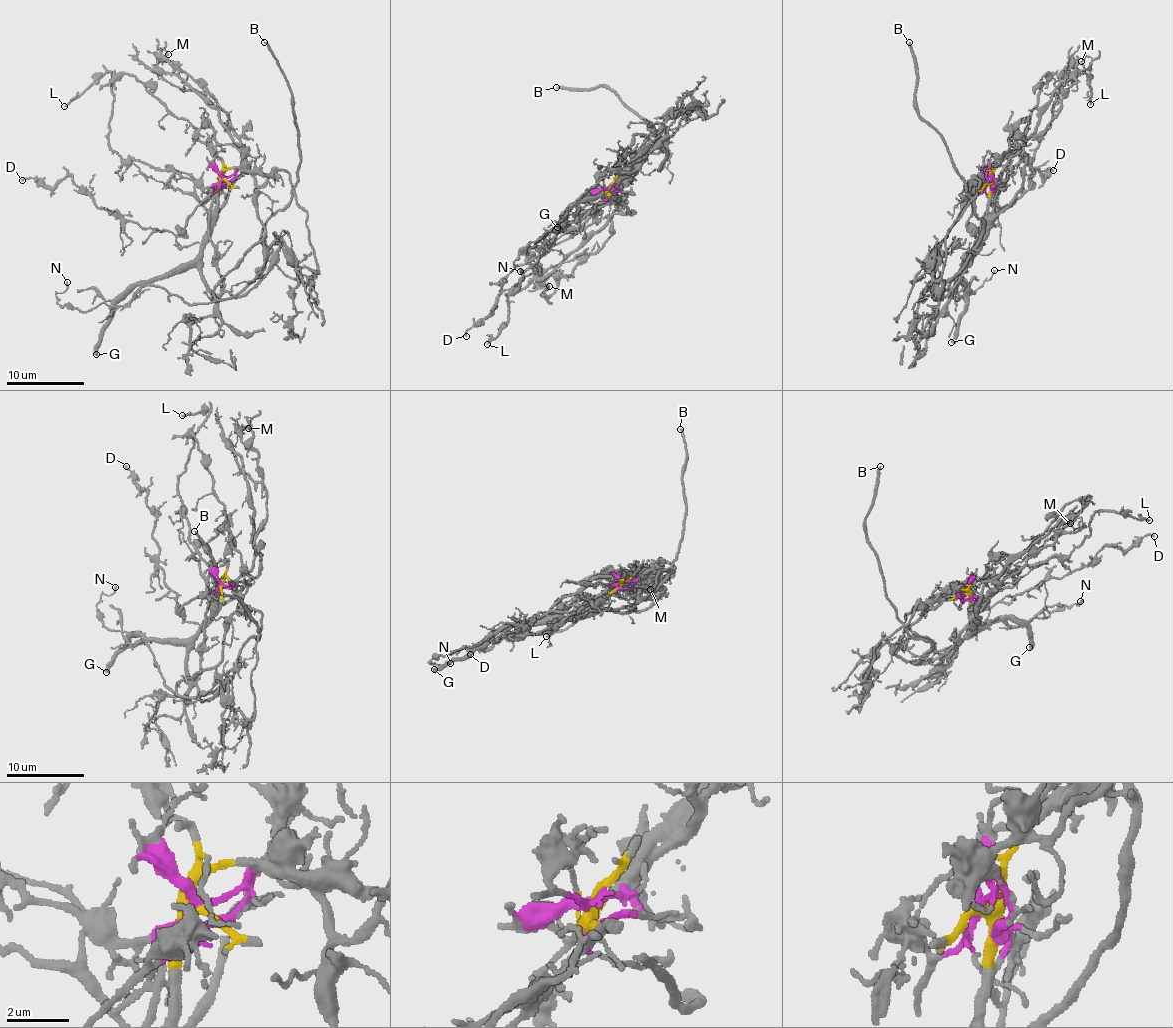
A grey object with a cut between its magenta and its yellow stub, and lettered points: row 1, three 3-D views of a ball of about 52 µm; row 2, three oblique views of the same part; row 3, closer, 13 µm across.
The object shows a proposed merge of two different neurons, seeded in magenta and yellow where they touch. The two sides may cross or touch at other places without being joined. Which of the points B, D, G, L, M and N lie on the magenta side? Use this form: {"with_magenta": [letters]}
{"with_magenta": ["B", "D", "L", "M"]}

